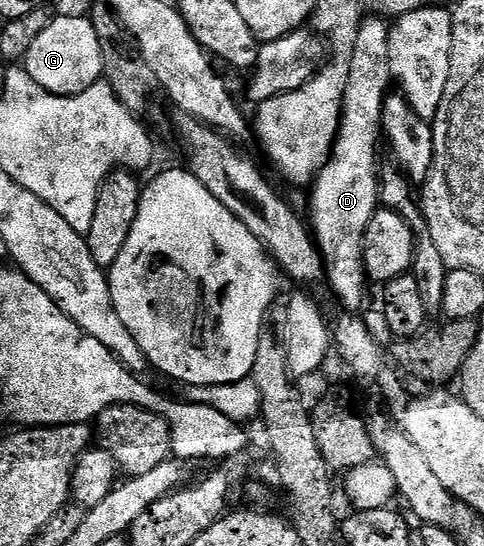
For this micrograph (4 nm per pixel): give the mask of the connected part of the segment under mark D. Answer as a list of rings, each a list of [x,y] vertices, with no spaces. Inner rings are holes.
[[[366,17],[349,62],[347,89],[341,106],[341,124],[333,142],[333,152],[325,167],[315,176],[309,199],[307,223],[320,252],[329,287],[349,313],[365,299],[365,262],[363,245],[367,225],[379,210],[381,201],[381,171],[377,167],[377,150],[383,147],[381,114],[383,101],[391,87],[390,24],[381,17]]]

